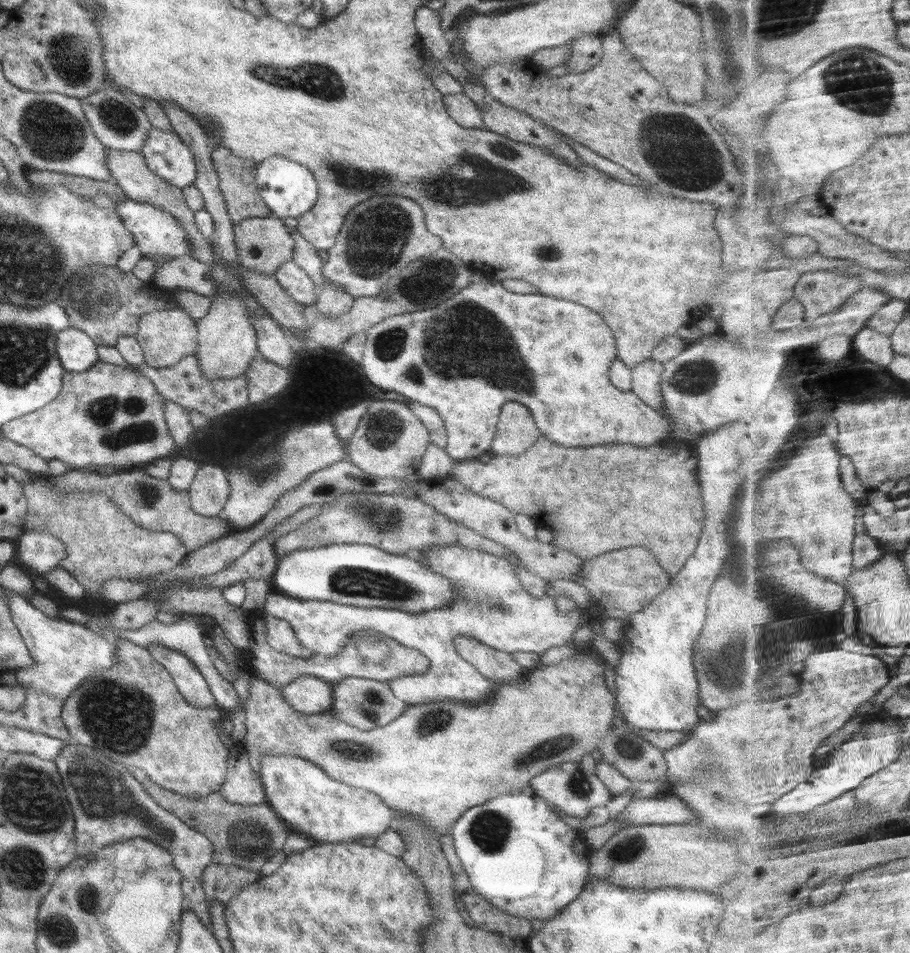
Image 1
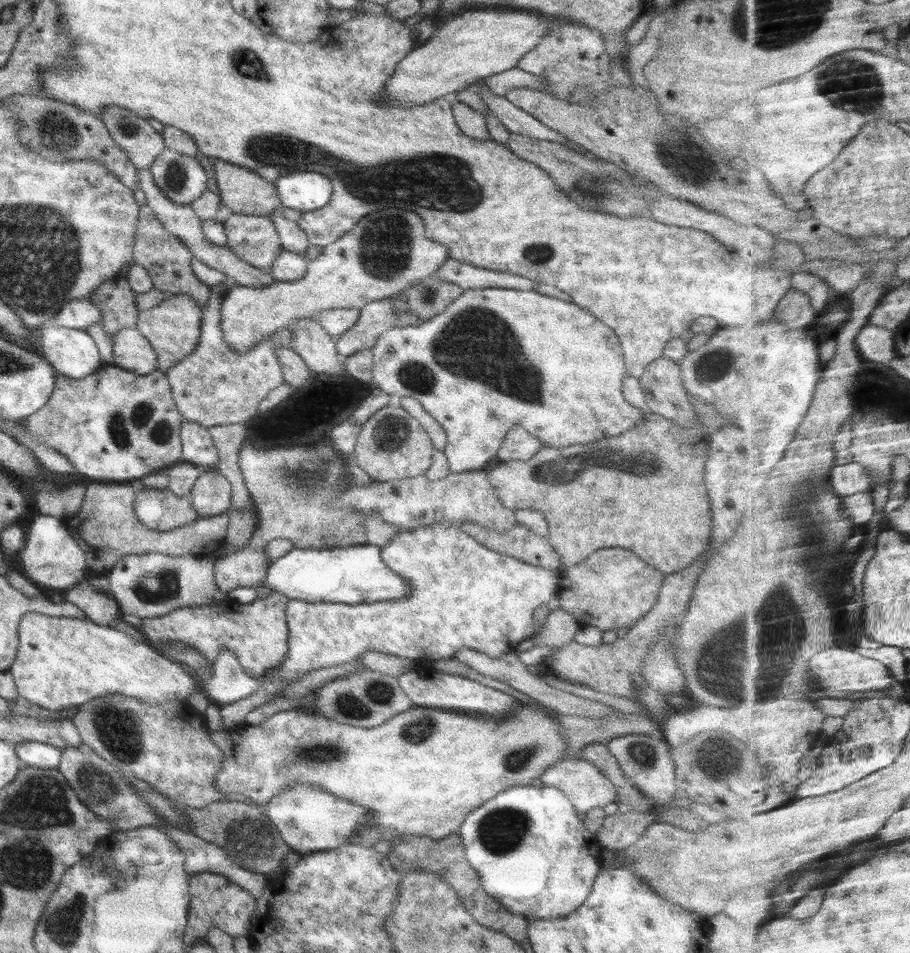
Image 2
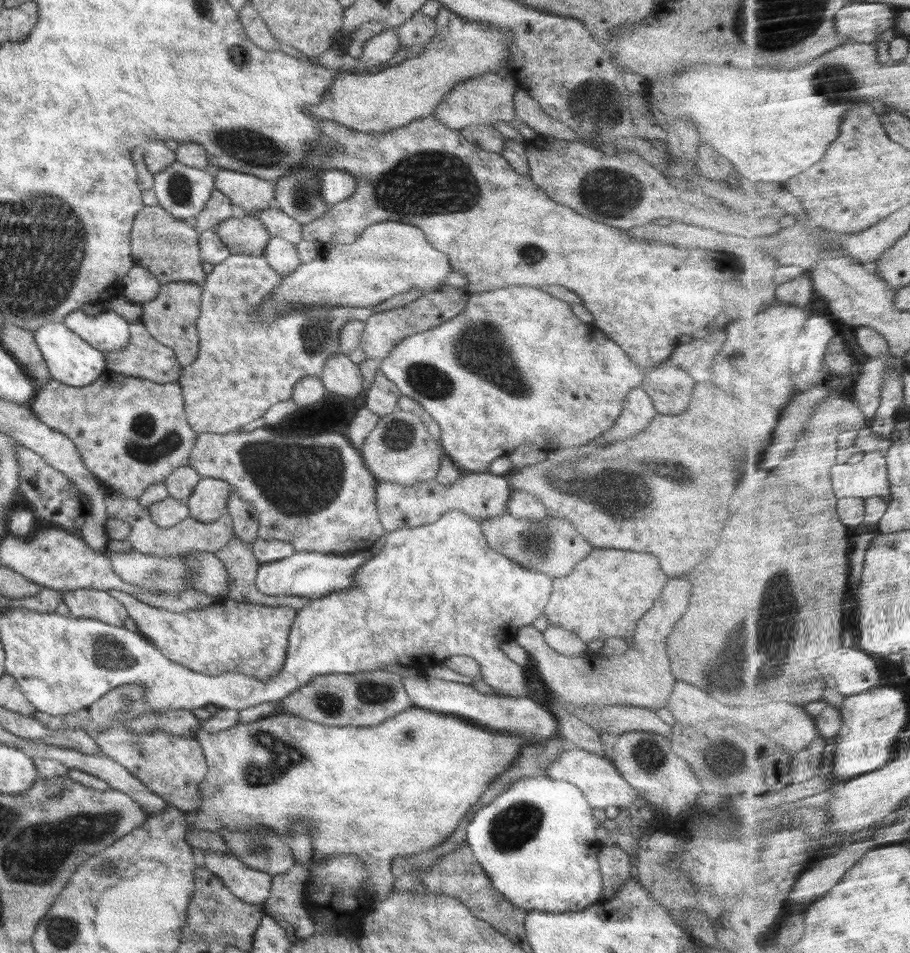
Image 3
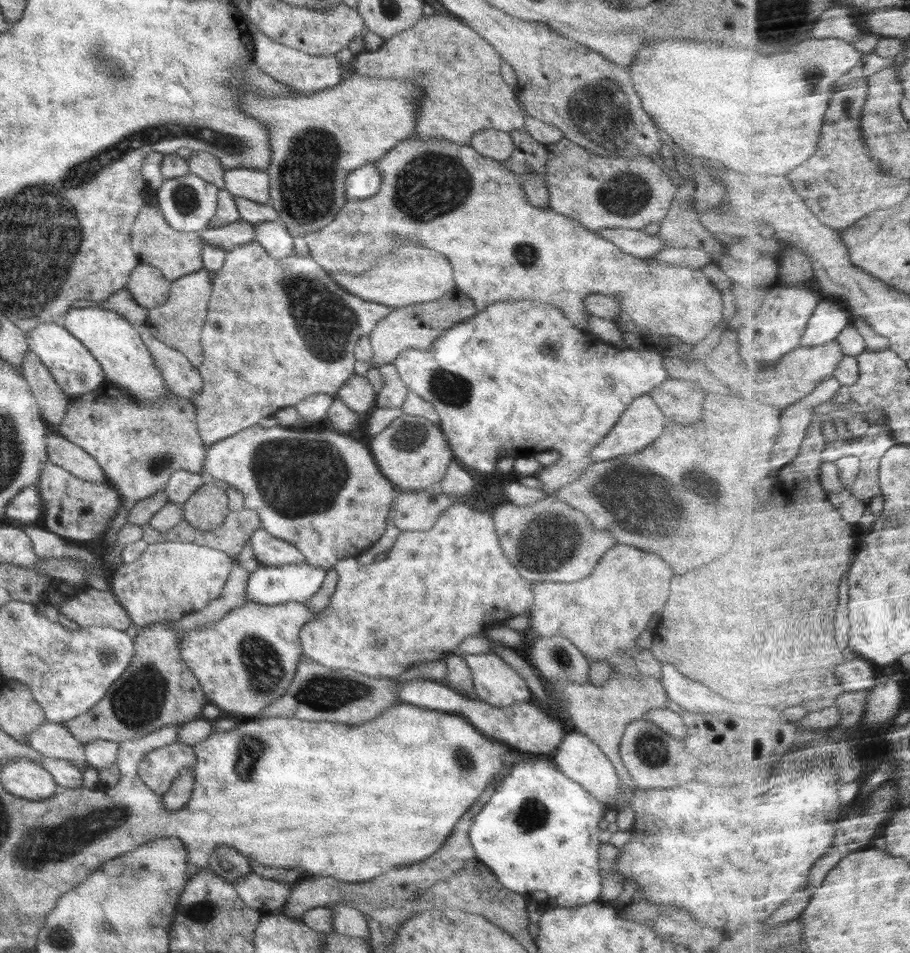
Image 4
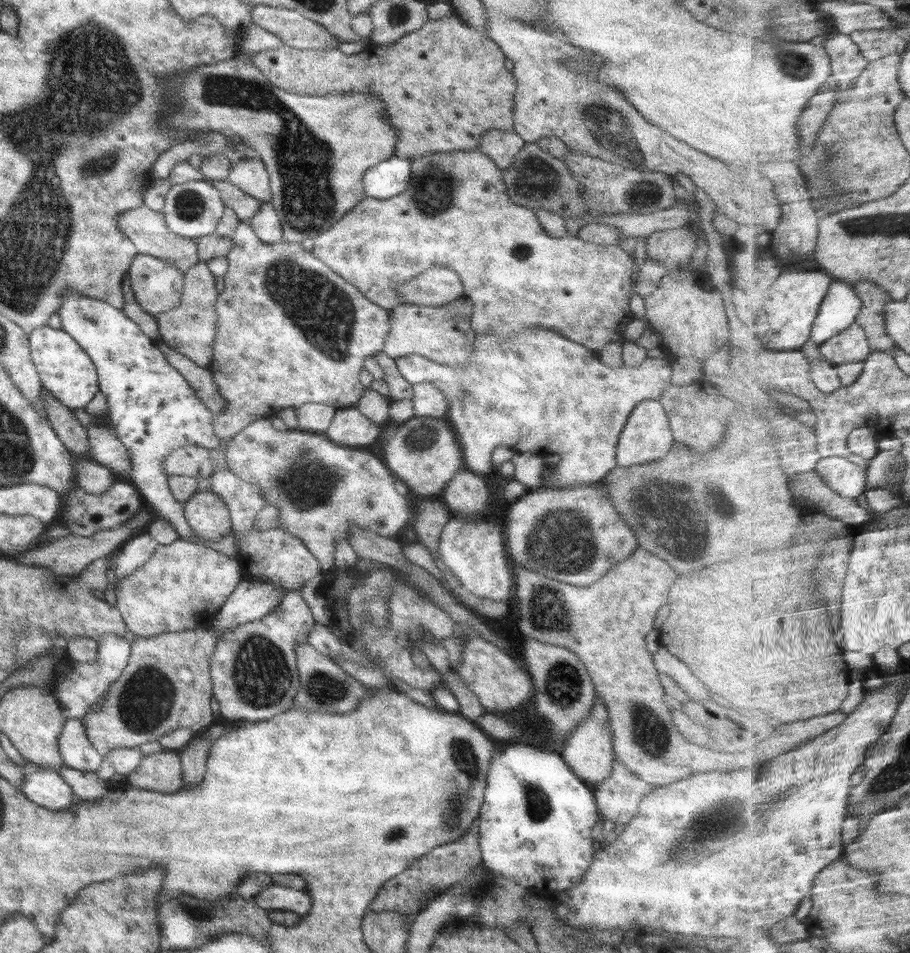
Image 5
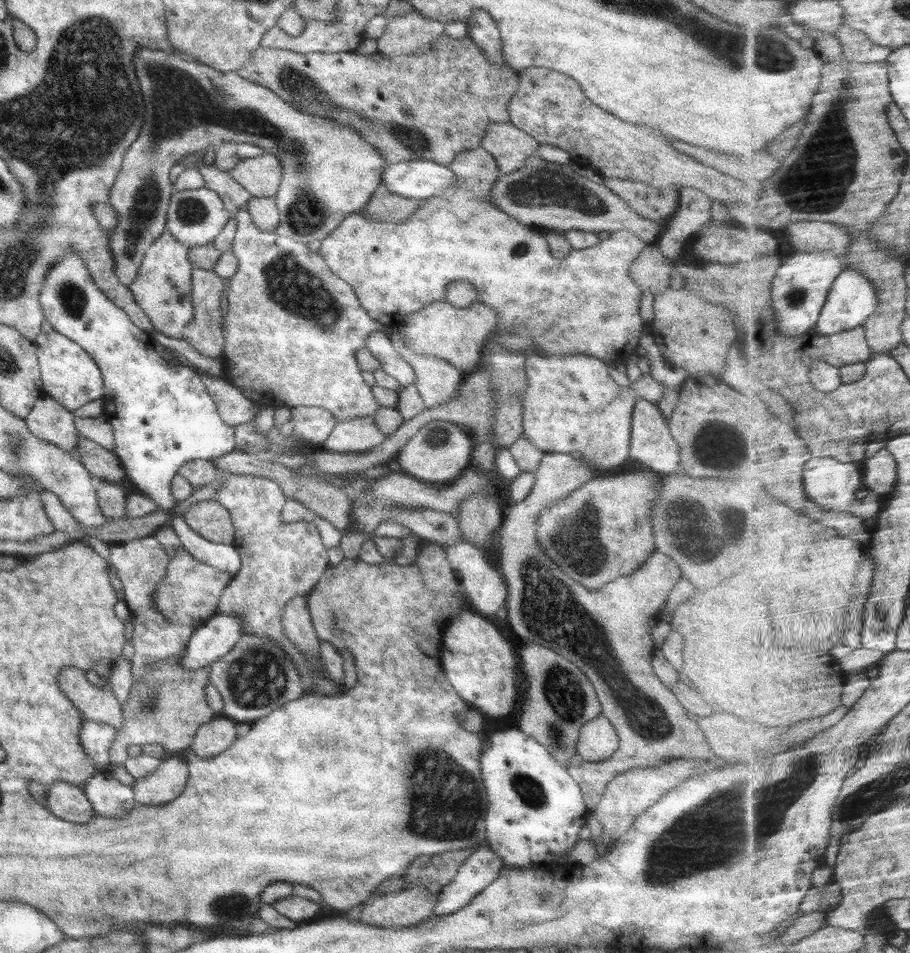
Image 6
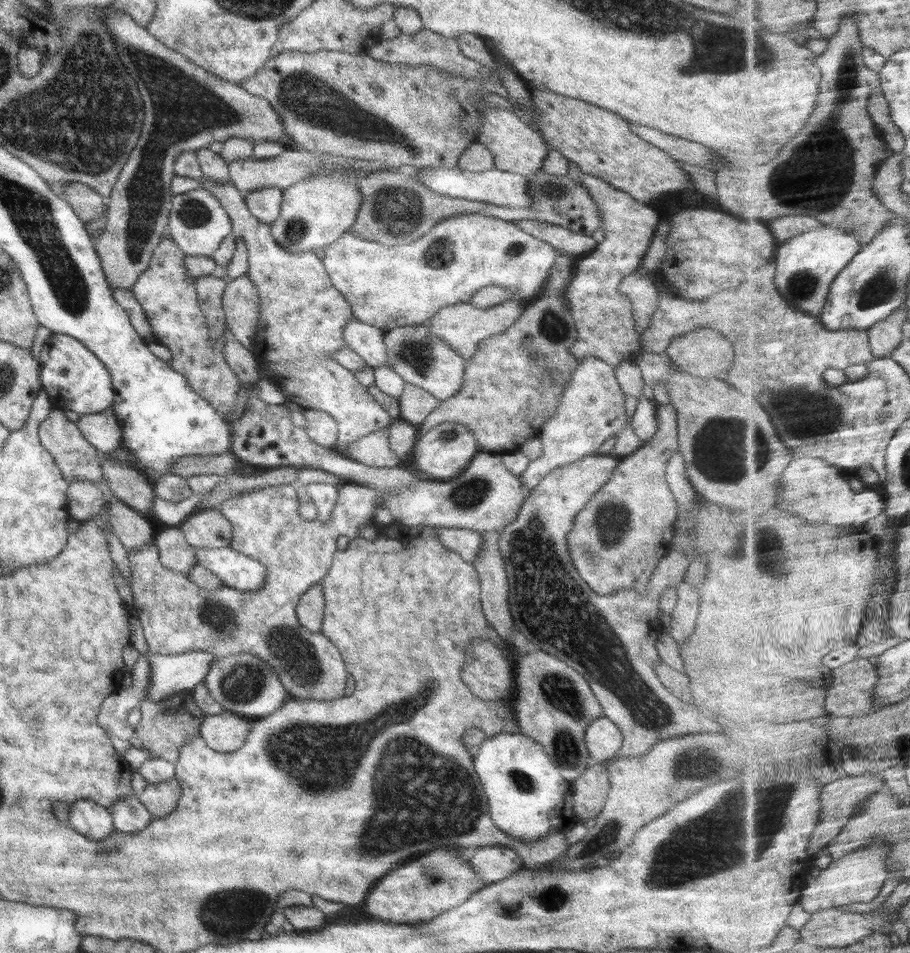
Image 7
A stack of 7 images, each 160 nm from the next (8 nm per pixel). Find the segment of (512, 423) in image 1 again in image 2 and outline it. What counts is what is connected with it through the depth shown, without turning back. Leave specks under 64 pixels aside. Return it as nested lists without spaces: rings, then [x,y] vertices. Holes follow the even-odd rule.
[[[513,424],[513,427],[508,431],[502,446],[500,446],[497,452],[497,458],[499,458],[500,461],[527,461],[530,460],[543,445],[540,439],[530,434],[527,430],[524,430],[519,424]]]

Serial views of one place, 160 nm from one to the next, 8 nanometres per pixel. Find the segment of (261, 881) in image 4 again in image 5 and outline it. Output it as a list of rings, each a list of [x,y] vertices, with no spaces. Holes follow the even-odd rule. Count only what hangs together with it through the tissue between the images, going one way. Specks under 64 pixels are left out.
[[[271,884],[257,894],[253,902],[265,911],[290,911],[298,914],[300,918],[313,911],[313,901],[307,892],[276,884]]]

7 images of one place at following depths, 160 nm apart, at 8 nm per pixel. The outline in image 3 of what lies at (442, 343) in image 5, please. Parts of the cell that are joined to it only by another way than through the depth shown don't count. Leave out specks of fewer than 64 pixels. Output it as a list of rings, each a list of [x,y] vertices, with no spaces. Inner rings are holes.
[[[440,292],[434,296],[424,294],[416,300],[412,300],[411,303],[405,304],[405,306],[375,312],[365,322],[359,349],[353,350],[348,356],[357,365],[368,359],[382,361],[394,350],[396,344],[409,334],[426,332],[439,324],[448,322],[463,310],[464,304],[456,304],[456,300],[450,300],[446,294]]]

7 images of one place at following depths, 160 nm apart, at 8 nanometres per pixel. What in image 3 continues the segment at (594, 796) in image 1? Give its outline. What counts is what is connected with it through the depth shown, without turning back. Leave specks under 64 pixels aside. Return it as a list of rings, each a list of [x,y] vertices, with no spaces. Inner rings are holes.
[[[574,746],[562,752],[556,760],[550,763],[546,774],[554,780],[565,780],[578,787],[592,808],[608,808],[617,806],[627,808],[639,796],[637,790],[616,770],[611,759],[605,759],[596,753]]]

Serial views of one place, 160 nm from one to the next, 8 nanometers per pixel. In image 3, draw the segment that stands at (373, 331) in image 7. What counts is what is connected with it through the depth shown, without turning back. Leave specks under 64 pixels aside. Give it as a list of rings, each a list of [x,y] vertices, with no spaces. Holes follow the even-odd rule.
[[[500,288],[492,292],[469,293],[469,299],[465,309],[459,312],[448,322],[444,322],[427,330],[409,334],[403,338],[390,354],[381,361],[380,372],[391,380],[402,395],[413,398],[419,402],[434,420],[439,424],[441,435],[439,442],[444,454],[453,460],[453,463],[465,473],[487,472],[490,463],[498,456],[506,456],[516,446],[521,444],[535,444],[540,449],[555,451],[556,449],[581,447],[582,445],[598,442],[602,432],[611,429],[623,409],[623,402],[628,392],[644,382],[645,374],[638,370],[632,357],[624,352],[624,349],[616,344],[607,334],[604,334],[596,325],[583,323],[572,313],[566,302],[552,298],[544,290],[538,288]]]

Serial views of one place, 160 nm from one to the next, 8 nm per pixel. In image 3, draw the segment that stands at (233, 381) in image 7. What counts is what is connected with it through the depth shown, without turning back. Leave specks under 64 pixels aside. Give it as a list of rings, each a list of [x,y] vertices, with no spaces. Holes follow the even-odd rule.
[[[135,264],[123,278],[123,295],[132,303],[143,304],[158,296],[161,285],[146,267]]]

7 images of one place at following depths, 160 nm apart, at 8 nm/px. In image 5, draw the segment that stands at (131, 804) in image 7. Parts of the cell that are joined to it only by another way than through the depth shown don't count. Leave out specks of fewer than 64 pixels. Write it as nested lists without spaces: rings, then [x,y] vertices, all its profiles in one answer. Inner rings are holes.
[[[63,766],[58,773],[72,789],[75,802],[80,800],[96,801],[111,792],[109,781],[102,780],[96,773],[66,766]]]

